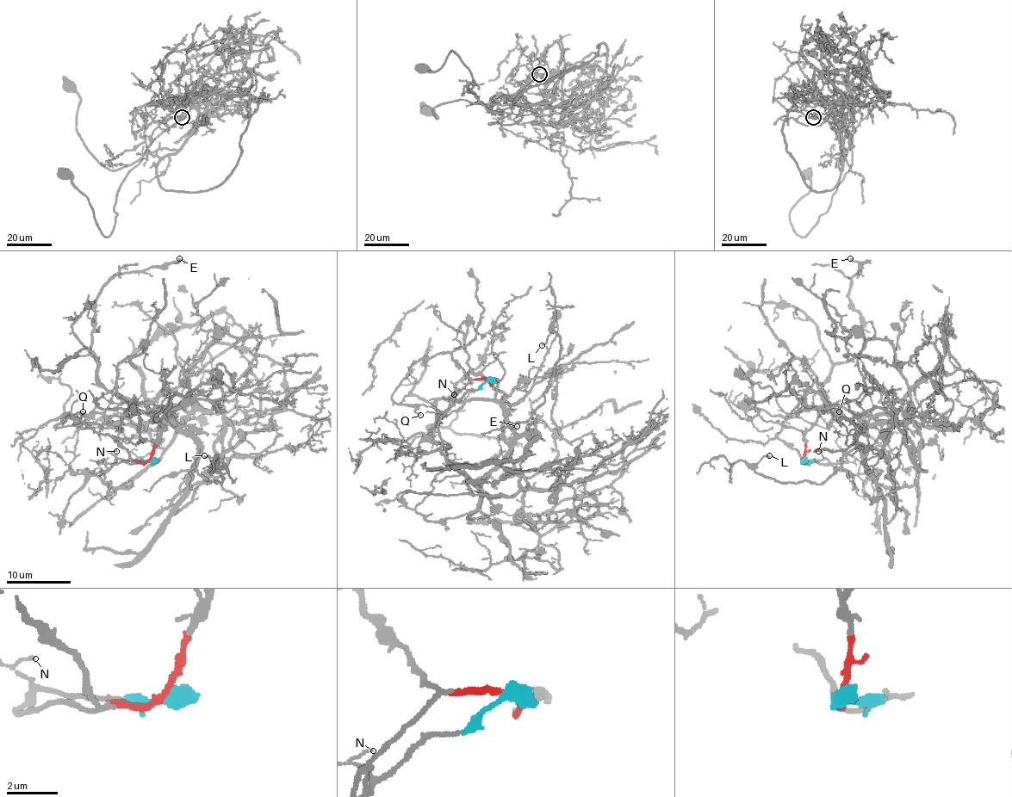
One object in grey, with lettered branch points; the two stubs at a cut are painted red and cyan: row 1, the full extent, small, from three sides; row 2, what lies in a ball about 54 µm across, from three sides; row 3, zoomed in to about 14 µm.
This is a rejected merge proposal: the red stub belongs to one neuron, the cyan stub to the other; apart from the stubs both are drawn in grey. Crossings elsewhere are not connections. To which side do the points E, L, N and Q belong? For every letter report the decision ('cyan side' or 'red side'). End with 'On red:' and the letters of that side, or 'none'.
E: red side
L: red side
N: cyan side
Q: red side
On red: E, L, Q

